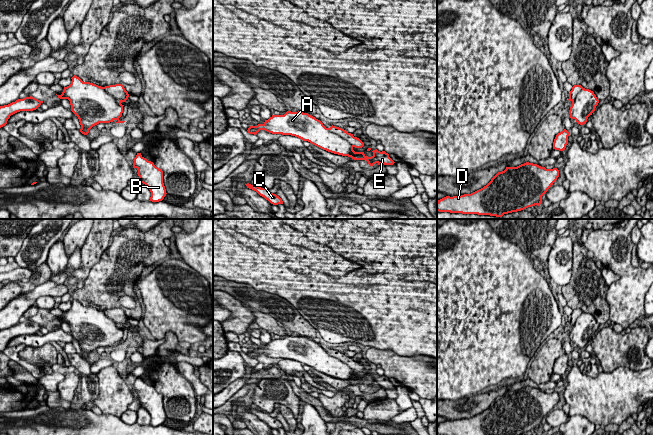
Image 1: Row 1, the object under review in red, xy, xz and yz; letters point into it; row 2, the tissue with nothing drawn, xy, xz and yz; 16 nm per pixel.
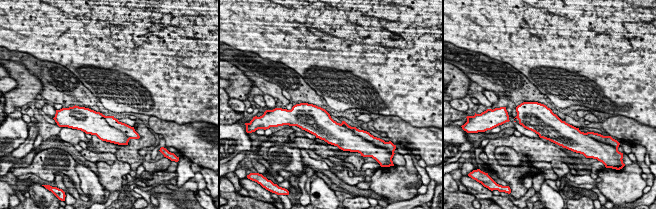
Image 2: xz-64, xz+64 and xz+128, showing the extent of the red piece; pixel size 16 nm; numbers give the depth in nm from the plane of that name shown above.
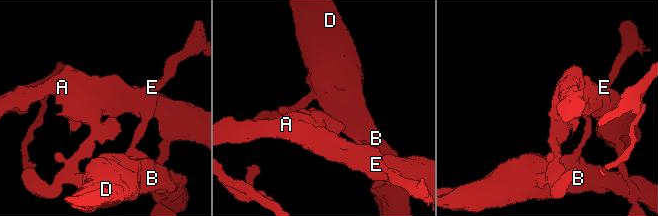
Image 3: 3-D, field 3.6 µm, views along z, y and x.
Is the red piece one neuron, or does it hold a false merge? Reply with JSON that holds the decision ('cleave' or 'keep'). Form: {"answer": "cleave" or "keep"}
{"answer": "cleave"}

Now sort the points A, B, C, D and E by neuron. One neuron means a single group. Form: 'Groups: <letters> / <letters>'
Groups: A / B C D E

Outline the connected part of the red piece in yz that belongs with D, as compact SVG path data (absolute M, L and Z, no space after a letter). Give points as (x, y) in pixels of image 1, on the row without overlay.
M526 386L517 391L506 391L498 396L483 412L460 420L446 420L437 425L437 435L521 435L528 431L540 430L542 420L559 401L557 392L546 393Z

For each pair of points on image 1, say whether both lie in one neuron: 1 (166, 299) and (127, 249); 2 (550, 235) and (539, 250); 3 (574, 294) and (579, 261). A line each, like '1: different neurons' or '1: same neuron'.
1: different neurons
2: same neuron
3: same neuron

